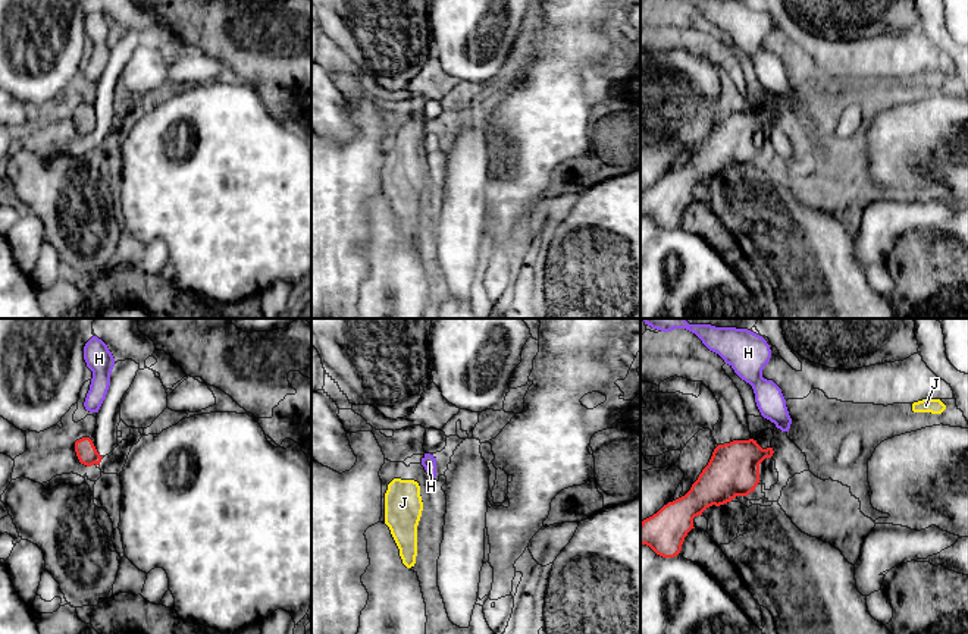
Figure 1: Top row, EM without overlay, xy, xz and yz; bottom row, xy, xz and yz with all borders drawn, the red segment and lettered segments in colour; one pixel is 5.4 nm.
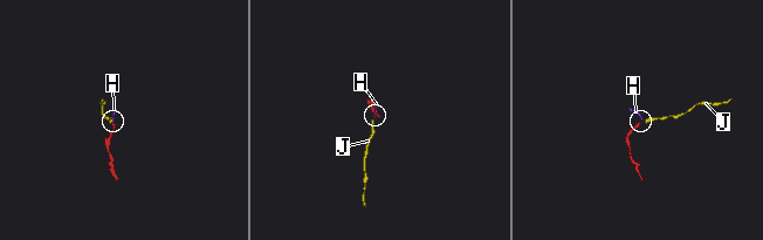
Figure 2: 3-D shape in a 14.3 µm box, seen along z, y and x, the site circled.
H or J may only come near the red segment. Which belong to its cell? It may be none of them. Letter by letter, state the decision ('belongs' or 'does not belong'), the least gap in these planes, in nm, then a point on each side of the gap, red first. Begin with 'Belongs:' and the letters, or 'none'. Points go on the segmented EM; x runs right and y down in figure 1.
Belongs: J
H: does not belong; gap 110 nm; span yz (771, 448), (782, 430)
J: belongs; gap 800 nm; span yz (773, 451), (912, 410)

